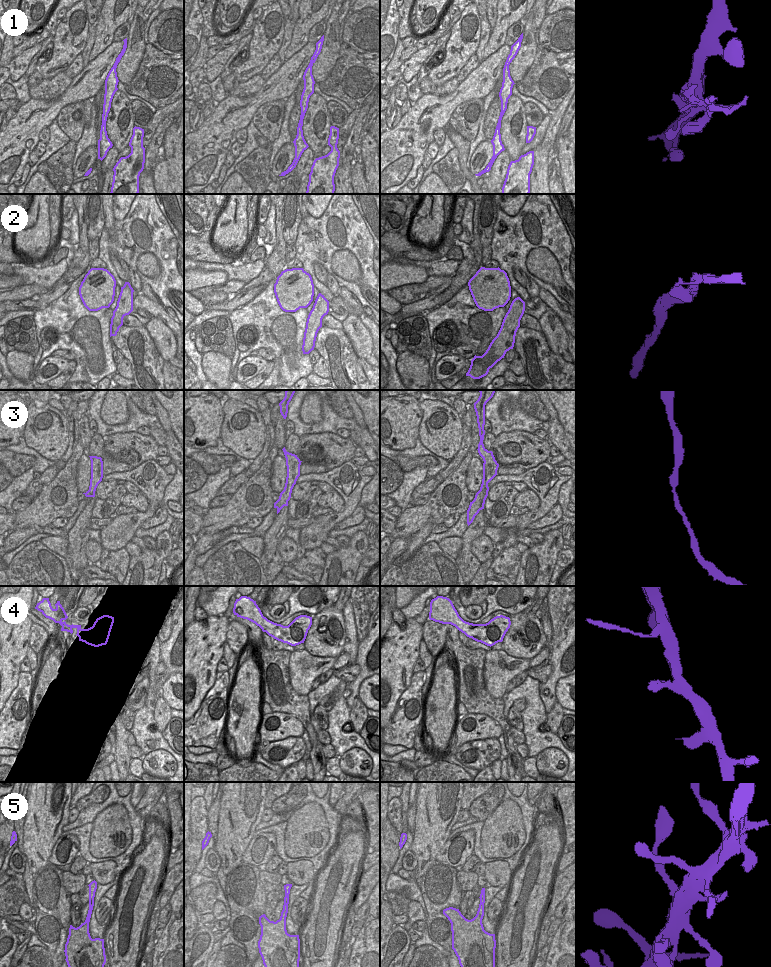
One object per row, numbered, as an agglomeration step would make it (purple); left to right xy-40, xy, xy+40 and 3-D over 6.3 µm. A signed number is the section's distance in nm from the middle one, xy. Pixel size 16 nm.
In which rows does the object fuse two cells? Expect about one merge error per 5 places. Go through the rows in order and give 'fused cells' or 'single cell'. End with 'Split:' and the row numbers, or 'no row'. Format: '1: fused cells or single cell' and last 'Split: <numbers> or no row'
1: single cell
2: single cell
3: single cell
4: single cell
5: single cell
Split: no row

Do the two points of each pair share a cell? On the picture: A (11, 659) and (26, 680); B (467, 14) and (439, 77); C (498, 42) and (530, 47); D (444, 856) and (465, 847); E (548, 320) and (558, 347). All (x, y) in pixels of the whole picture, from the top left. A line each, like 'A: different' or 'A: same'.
A: different
B: same
C: different
D: same
E: same

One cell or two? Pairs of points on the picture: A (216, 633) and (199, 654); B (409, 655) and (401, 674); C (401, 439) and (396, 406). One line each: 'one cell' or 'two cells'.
A: one cell
B: one cell
C: one cell

